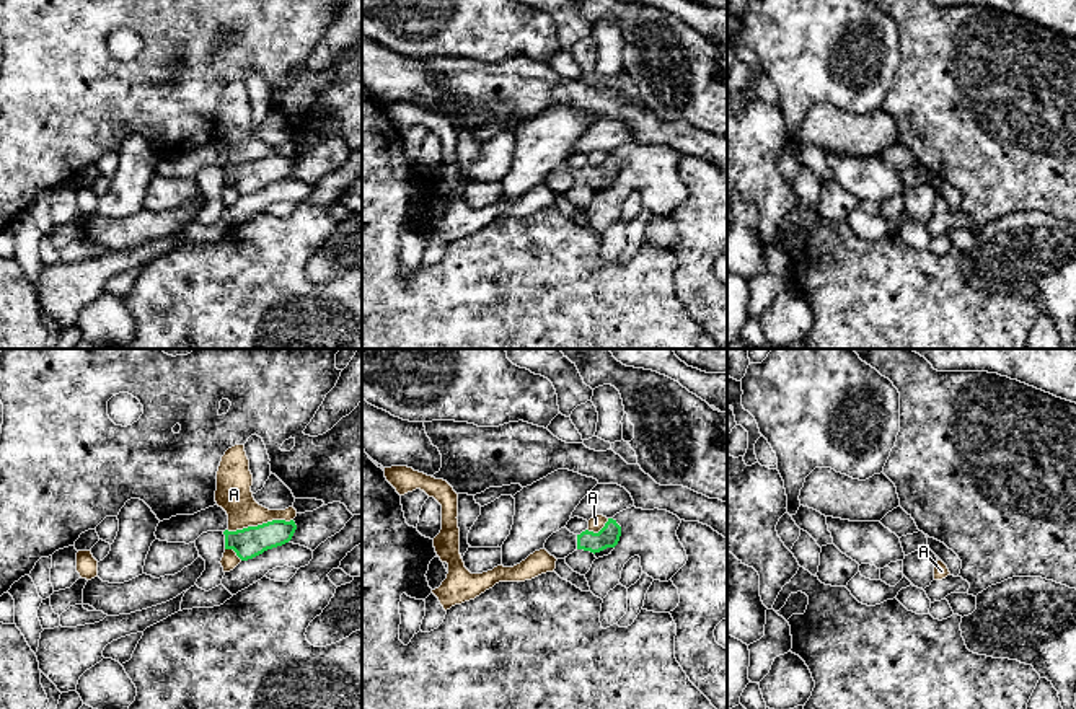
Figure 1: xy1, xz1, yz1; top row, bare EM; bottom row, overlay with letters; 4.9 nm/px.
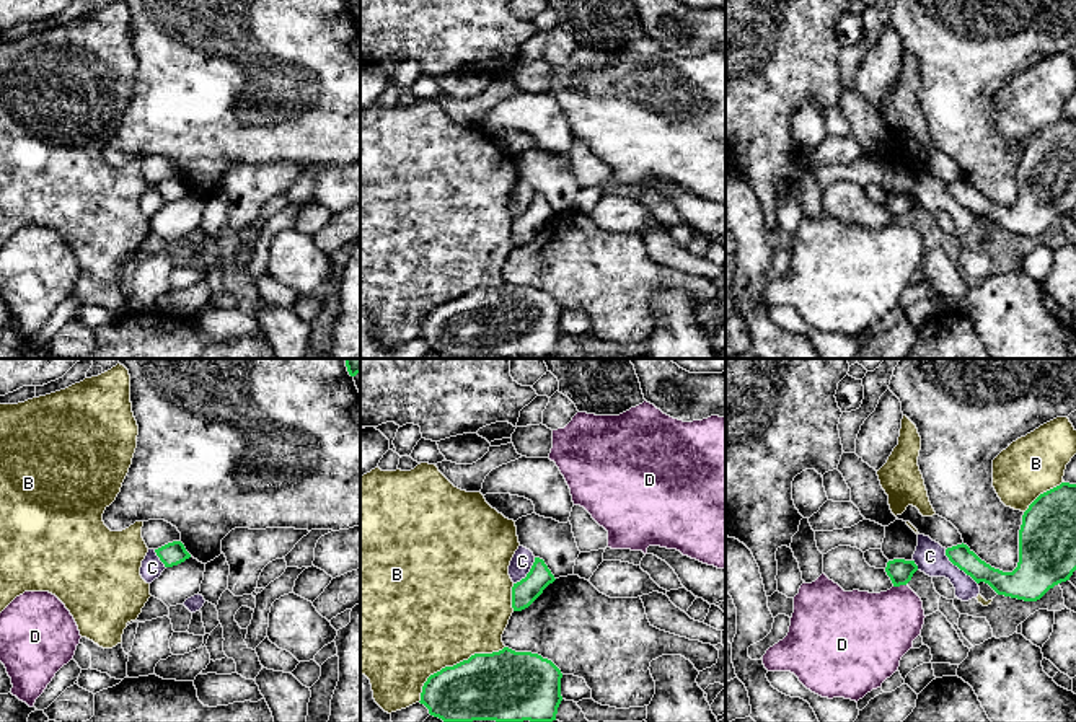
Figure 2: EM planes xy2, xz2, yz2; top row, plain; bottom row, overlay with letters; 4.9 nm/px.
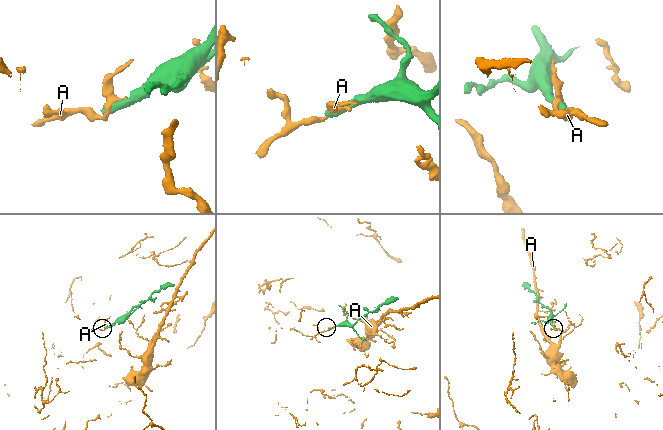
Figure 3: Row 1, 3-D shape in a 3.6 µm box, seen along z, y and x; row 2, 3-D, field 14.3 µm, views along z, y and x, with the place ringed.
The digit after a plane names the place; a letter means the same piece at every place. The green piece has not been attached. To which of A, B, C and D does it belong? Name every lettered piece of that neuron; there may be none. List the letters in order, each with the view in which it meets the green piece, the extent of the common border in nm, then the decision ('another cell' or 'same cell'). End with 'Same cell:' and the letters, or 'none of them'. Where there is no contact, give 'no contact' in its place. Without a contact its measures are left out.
A: contact in xy1; length 340 nm; another cell
B: contact in xz2; length 500 nm; another cell
C: contact in yz2; length 240 nm; another cell
D: contact in yz2; length 70 nm; another cell
Same cell: none of them

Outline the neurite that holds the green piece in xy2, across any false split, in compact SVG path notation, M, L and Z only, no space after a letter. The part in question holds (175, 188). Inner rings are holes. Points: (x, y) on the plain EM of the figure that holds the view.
M181 176L168 178L155 184L155 187L160 192L160 196L165 199L165 202L178 200L191 192L191 189L186 186Z

